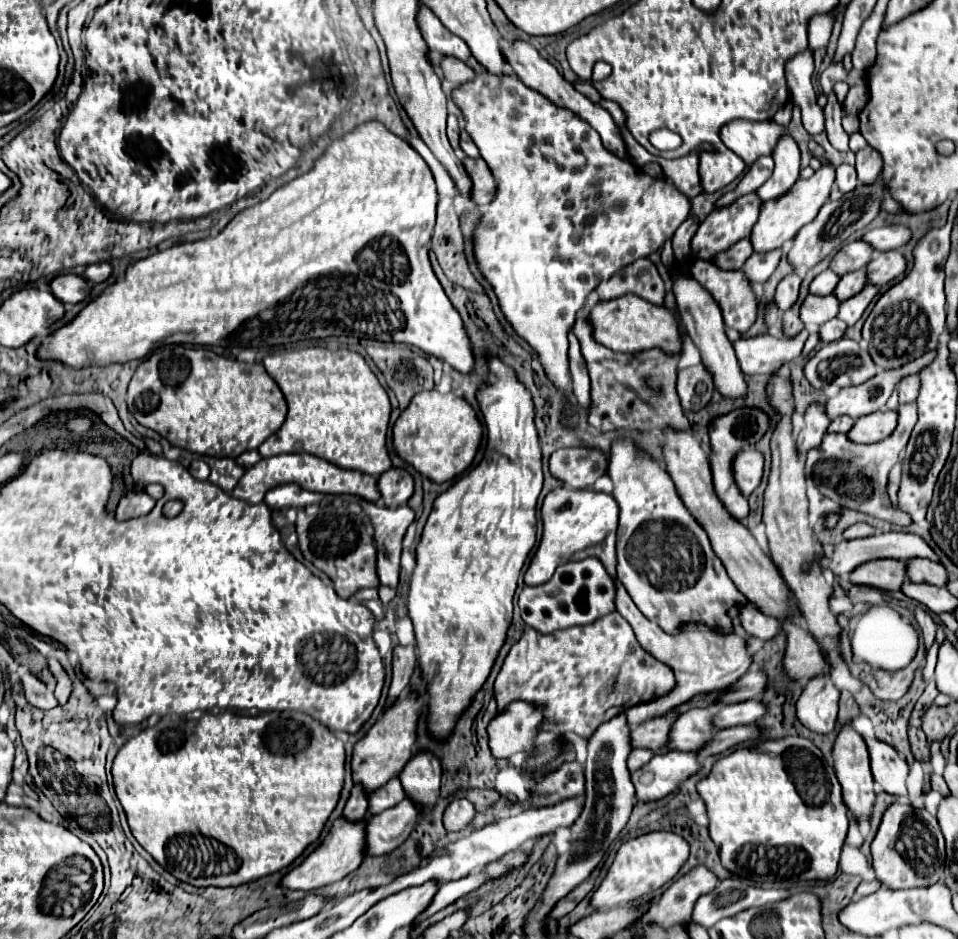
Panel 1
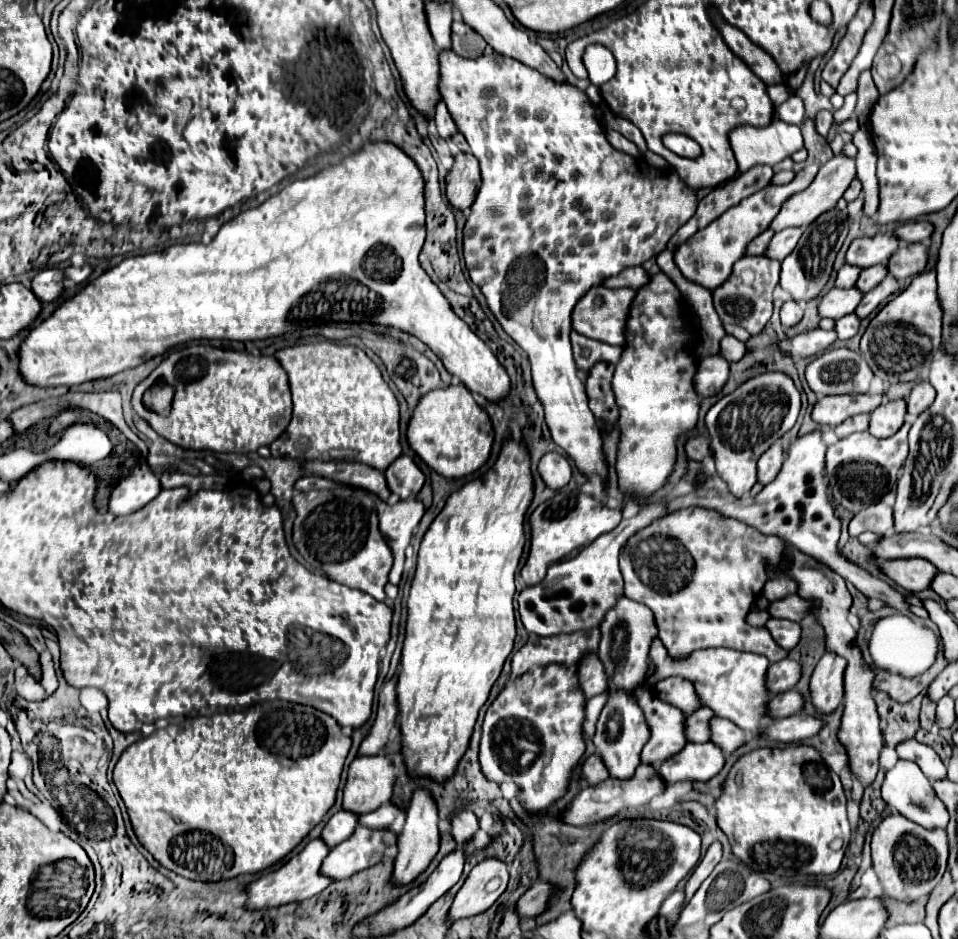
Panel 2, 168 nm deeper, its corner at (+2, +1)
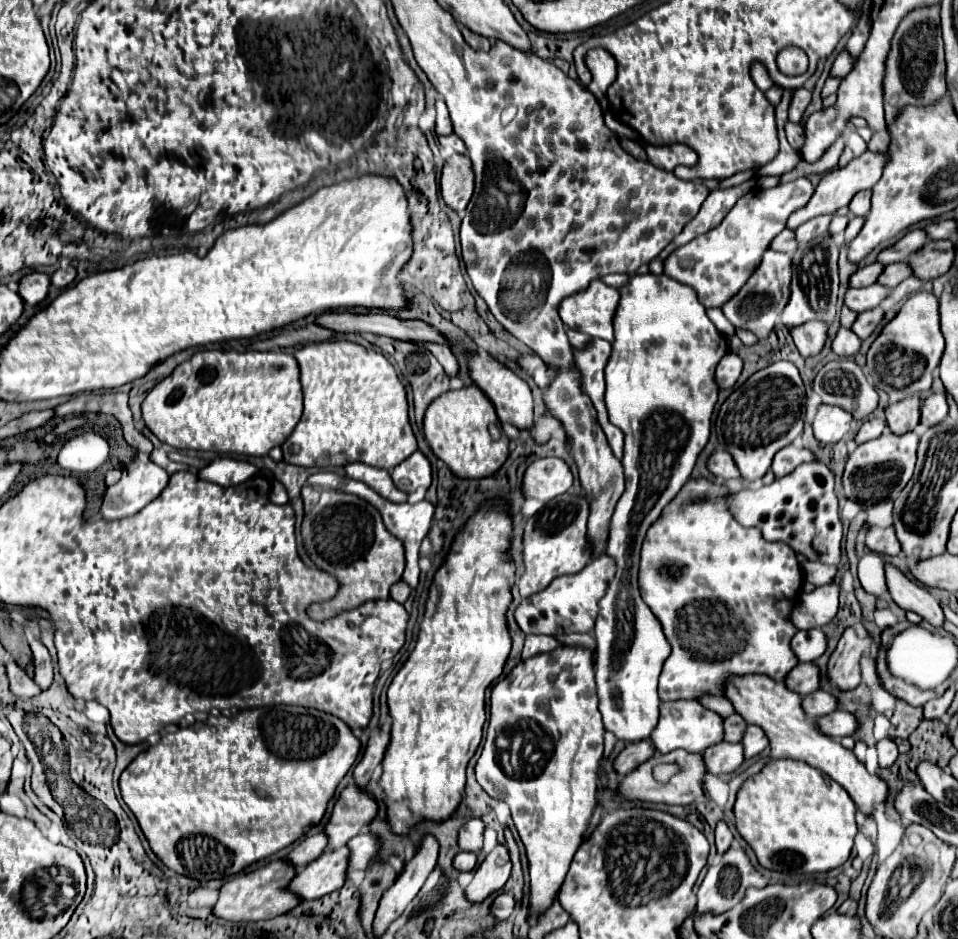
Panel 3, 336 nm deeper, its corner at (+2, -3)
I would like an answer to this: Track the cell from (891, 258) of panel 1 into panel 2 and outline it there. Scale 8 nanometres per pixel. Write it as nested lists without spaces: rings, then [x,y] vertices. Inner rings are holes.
[[[902,242],[898,252],[890,258],[890,274],[898,280],[908,280],[918,276],[928,264],[928,246],[926,244],[906,244]]]

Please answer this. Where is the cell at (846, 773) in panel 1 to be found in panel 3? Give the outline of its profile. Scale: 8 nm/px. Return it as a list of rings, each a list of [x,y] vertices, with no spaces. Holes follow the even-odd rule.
[[[890,738],[880,740],[876,744],[876,750],[878,750],[878,764],[880,764],[880,768],[890,768],[894,764],[894,760],[898,758],[897,745]]]

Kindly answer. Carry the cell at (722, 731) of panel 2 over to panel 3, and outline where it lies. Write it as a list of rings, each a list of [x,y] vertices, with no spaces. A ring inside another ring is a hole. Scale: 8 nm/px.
[[[748,726],[744,736],[742,736],[742,746],[744,746],[744,756],[752,758],[768,746],[768,740],[766,740],[764,732],[758,726]]]

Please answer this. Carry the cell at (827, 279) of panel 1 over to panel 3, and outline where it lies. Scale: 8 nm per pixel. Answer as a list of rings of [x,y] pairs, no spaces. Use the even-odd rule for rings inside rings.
[[[868,264],[868,266],[862,266],[858,268],[852,276],[850,276],[850,286],[852,288],[862,288],[862,286],[870,286],[876,282],[878,274],[882,272],[882,264]]]

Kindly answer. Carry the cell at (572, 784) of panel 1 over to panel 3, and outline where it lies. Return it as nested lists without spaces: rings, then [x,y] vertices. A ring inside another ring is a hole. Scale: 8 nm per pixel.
[[[642,740],[642,742],[636,742],[636,744],[624,746],[614,758],[614,772],[624,776],[652,756],[654,756],[654,748],[652,748],[650,740]]]

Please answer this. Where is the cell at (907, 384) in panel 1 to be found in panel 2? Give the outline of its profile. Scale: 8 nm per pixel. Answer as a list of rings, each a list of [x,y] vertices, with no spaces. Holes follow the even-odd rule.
[[[918,382],[918,384],[914,384],[912,394],[908,398],[908,414],[912,414],[912,416],[922,414],[924,410],[930,408],[934,398],[936,398],[936,390],[932,388],[930,382]]]

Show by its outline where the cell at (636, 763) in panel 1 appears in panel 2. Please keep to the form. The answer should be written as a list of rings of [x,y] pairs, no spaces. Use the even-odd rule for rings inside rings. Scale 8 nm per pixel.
[[[640,688],[638,702],[646,712],[646,720],[650,720],[652,736],[644,744],[642,762],[660,764],[670,756],[678,754],[686,744],[686,718],[680,708],[660,700],[652,690]]]

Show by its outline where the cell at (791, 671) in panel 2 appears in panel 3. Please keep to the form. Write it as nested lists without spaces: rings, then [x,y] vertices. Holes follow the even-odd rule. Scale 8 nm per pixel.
[[[798,662],[792,670],[790,676],[784,680],[784,684],[788,688],[792,688],[792,692],[798,692],[800,696],[808,696],[810,692],[818,690],[820,684],[820,676],[818,676],[818,666],[812,662]]]

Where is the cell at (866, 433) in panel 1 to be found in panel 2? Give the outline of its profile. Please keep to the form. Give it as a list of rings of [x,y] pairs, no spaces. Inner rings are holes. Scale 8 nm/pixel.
[[[884,400],[870,418],[868,432],[878,438],[888,438],[900,430],[906,416],[906,402],[904,400]]]

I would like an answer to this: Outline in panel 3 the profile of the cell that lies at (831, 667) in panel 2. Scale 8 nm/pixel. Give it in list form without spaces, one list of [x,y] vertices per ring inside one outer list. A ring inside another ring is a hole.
[[[846,628],[838,646],[836,646],[836,650],[832,652],[832,656],[828,660],[828,680],[830,680],[830,684],[834,688],[842,690],[842,692],[854,690],[860,684],[860,656],[868,650],[870,650],[870,638],[858,638],[852,628]]]

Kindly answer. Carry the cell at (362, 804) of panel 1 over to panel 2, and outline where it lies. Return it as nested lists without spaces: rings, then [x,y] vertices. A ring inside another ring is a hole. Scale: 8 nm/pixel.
[[[340,810],[340,812],[336,812],[336,814],[328,820],[328,824],[324,826],[320,838],[324,840],[324,844],[326,844],[328,848],[334,848],[334,846],[340,844],[342,840],[346,840],[346,838],[356,830],[356,826],[358,826],[358,816]]]

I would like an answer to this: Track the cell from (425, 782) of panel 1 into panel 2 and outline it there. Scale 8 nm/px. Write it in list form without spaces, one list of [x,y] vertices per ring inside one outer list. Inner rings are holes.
[[[416,790],[408,812],[406,812],[406,824],[404,830],[398,838],[398,856],[394,860],[394,872],[392,872],[392,884],[394,886],[406,886],[410,882],[414,882],[432,862],[432,858],[438,852],[440,846],[440,832],[438,832],[438,812],[436,812],[436,804],[434,798],[430,796],[428,790]]]

